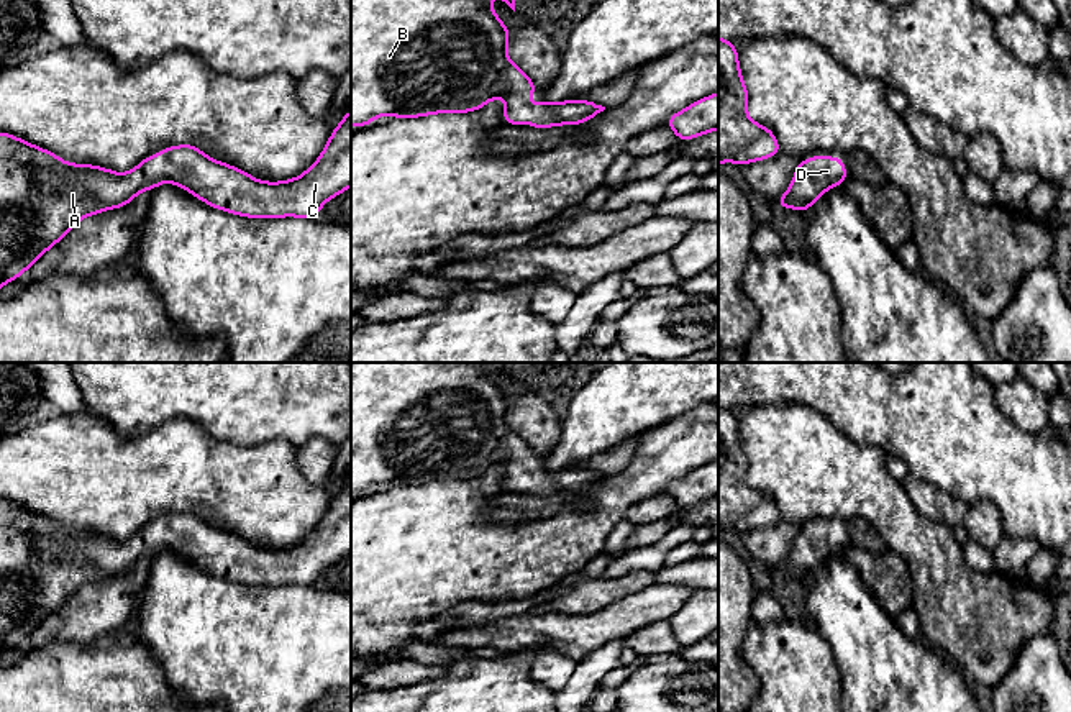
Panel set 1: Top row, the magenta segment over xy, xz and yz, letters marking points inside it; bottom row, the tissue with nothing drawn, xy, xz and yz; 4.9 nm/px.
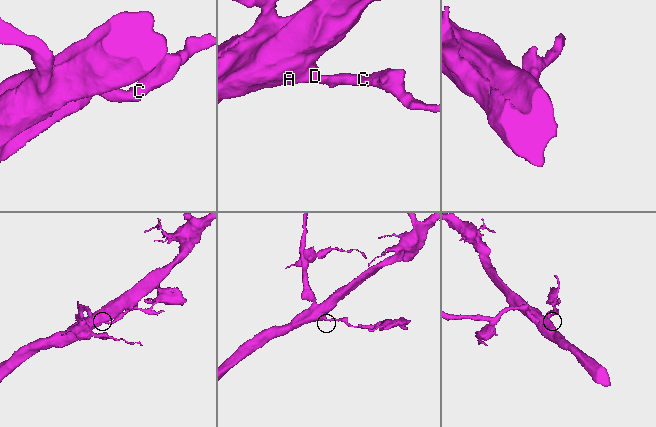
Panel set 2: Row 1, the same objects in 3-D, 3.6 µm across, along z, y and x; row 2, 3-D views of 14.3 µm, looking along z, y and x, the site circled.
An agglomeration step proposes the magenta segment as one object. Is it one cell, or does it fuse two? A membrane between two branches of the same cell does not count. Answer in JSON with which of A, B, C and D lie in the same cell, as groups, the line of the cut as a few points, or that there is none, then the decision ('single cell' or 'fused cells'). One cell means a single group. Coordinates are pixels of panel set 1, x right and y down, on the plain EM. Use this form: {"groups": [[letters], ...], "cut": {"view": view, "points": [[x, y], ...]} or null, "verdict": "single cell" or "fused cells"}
{"groups": [["A", "B", "C", "D"]], "cut": null, "verdict": "single cell"}

